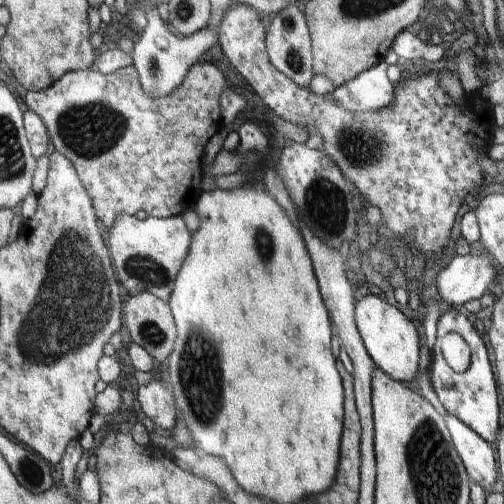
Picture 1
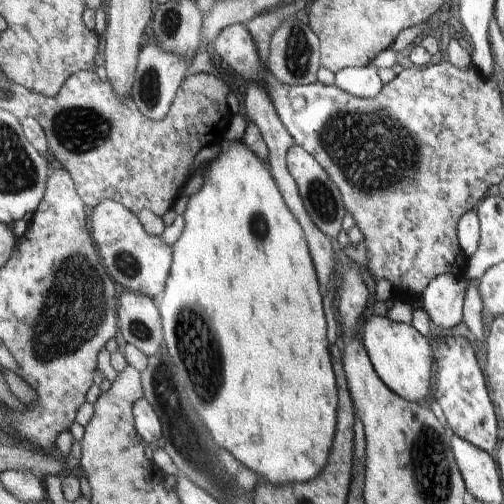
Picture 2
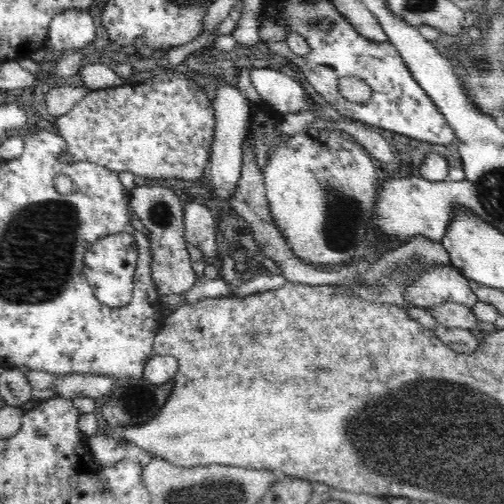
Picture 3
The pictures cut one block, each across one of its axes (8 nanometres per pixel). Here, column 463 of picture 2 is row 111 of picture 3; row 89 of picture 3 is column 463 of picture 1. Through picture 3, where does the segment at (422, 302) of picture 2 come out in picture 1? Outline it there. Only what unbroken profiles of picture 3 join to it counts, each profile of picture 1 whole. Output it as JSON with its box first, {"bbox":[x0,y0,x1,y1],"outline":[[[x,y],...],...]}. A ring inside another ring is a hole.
{"bbox":[437,252,499,308],"outline":[[[481,252],[475,256],[453,254],[437,274],[437,294],[441,304],[457,308],[471,298],[479,300],[487,294],[487,286],[497,280],[499,272],[493,266],[493,256]]]}

